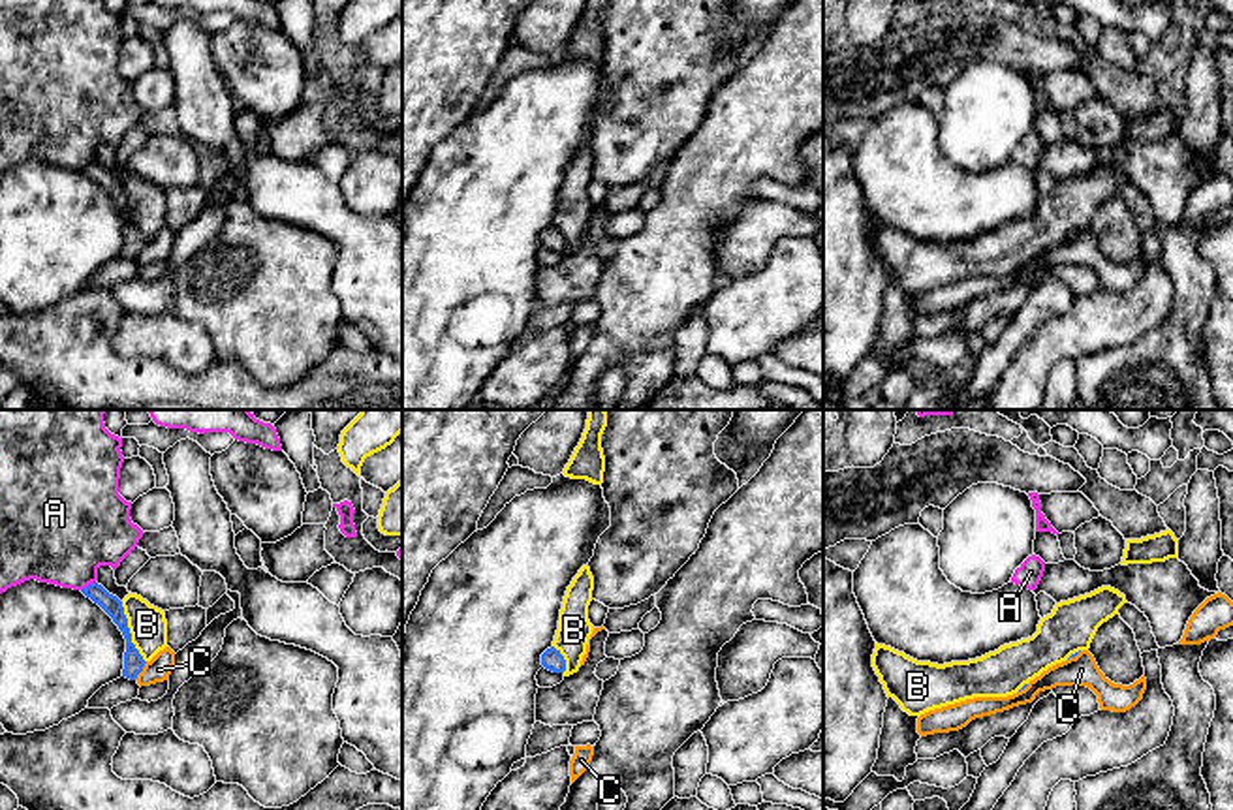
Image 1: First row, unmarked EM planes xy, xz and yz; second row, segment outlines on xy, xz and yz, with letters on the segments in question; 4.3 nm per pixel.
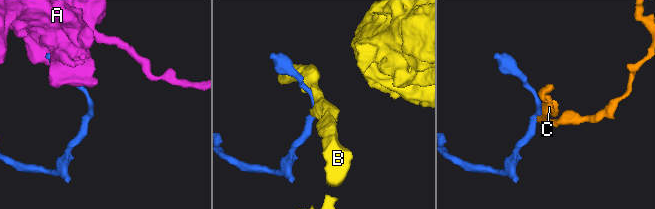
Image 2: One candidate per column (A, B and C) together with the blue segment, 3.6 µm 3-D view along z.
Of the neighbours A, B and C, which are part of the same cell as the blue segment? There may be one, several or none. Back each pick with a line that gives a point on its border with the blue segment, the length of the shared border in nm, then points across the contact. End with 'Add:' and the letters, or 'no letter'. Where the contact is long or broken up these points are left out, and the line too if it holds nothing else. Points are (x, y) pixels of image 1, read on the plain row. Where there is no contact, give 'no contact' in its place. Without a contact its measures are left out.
Add: no letter

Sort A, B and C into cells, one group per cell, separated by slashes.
A / B / C

